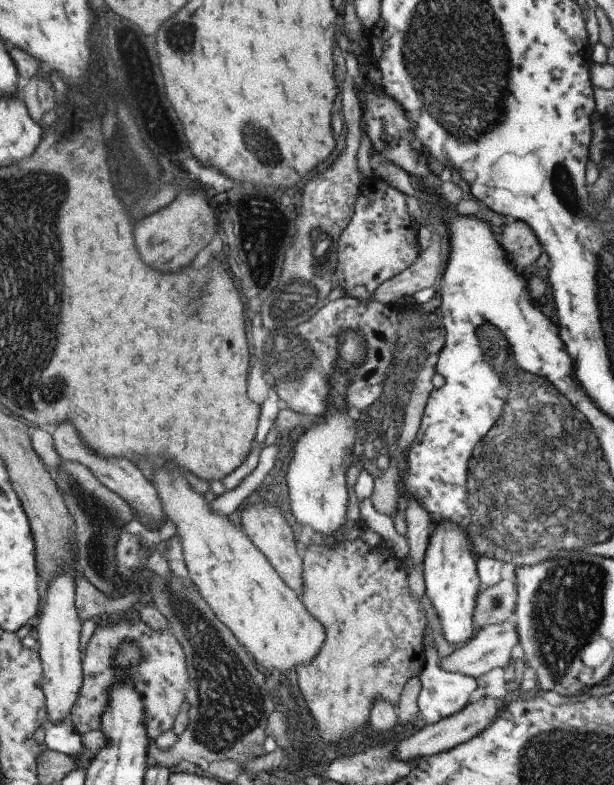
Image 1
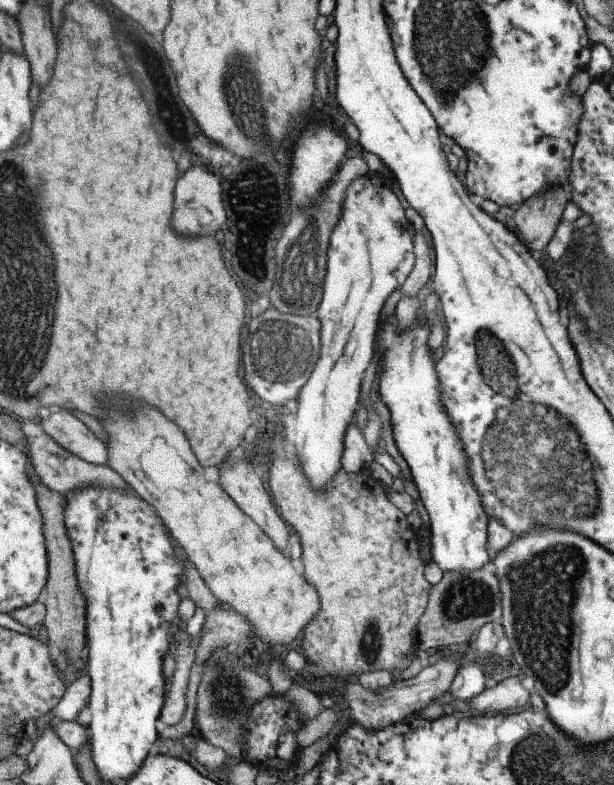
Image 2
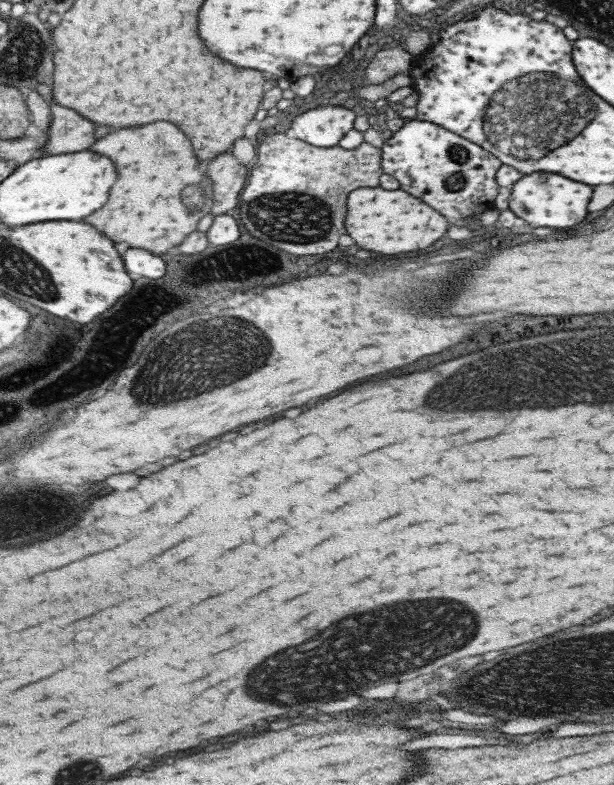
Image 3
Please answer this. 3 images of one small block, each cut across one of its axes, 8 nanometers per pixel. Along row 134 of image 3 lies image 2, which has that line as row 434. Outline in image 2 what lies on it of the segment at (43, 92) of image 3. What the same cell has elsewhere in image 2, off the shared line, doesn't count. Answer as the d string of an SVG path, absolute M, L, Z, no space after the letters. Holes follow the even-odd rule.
M57 408L41 412L36 423L61 448L74 454L77 458L94 465L105 464L107 452L105 452L103 442L69 412L57 410Z

